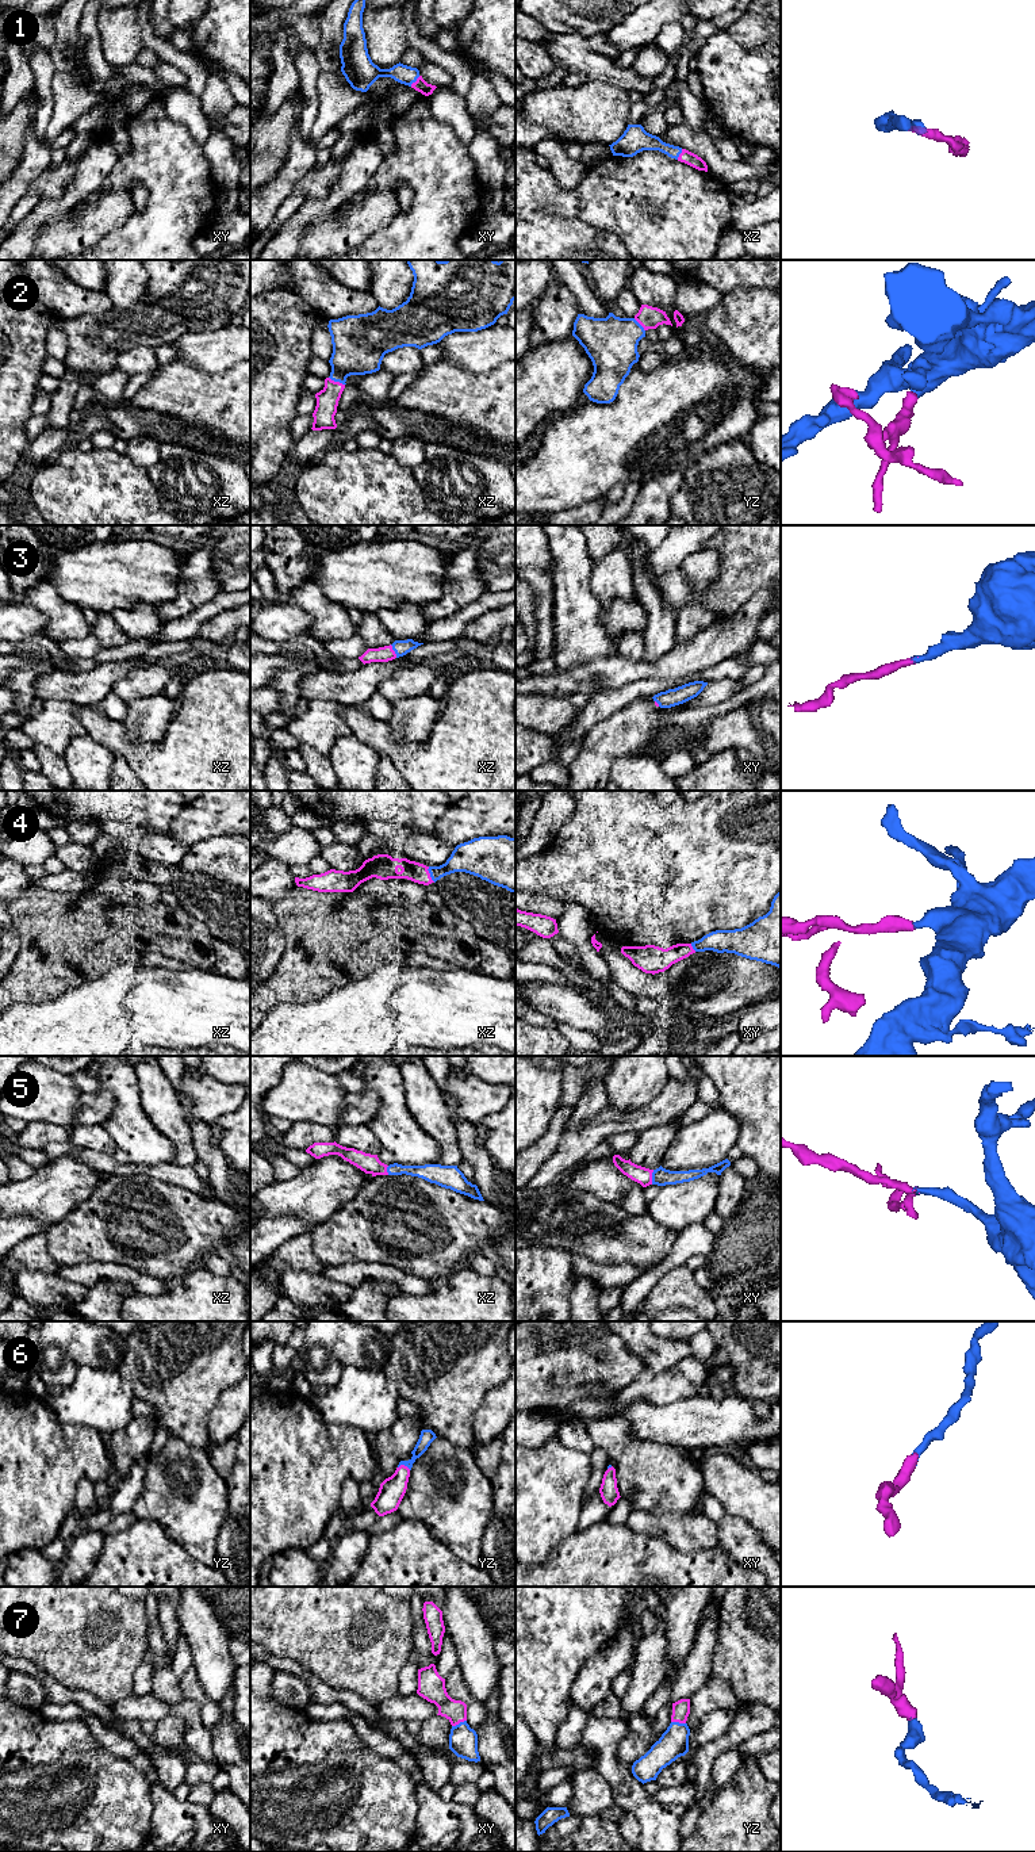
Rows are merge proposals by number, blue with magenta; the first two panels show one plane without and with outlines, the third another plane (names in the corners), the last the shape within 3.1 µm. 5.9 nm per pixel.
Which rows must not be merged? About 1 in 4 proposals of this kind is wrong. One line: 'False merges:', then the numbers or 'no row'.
False merges: no row

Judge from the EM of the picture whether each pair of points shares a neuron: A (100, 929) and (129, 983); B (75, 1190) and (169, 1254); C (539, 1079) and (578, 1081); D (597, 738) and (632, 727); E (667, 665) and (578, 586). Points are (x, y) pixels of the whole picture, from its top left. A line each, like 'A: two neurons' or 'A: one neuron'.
A: two neurons
B: two neurons
C: two neurons
D: one neuron
E: two neurons

